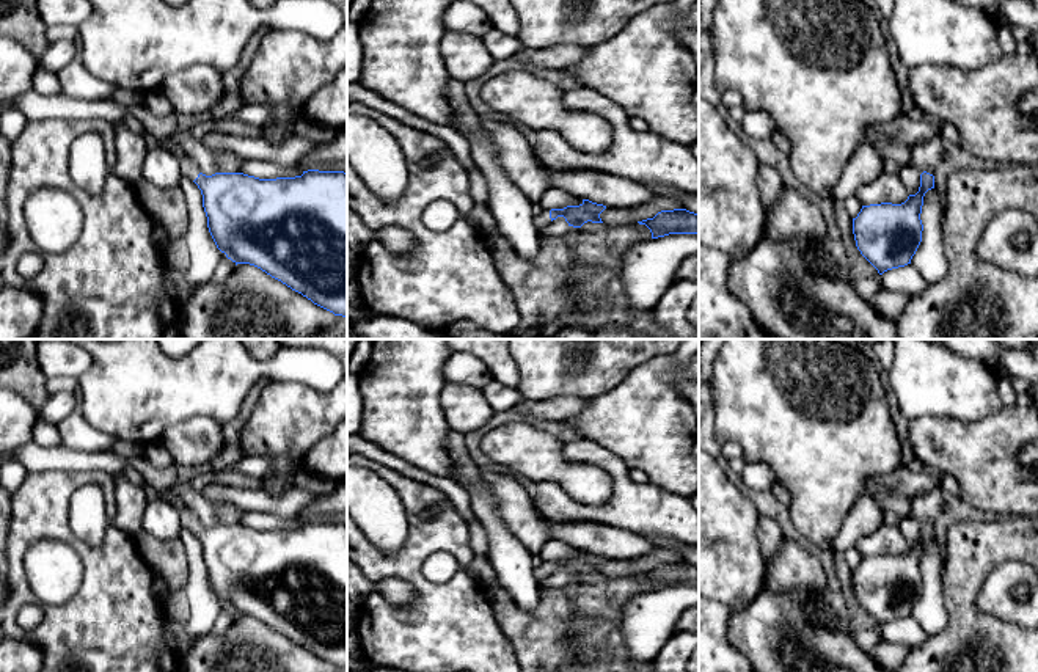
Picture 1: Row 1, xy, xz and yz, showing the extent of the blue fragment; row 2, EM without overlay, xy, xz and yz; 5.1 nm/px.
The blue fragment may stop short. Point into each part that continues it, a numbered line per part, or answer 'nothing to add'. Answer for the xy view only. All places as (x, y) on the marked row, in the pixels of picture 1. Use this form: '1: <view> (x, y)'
1: xy (189, 168)

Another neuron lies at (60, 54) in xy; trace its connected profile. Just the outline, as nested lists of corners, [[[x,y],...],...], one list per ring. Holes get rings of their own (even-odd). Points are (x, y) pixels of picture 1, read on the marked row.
[[[58,41],[47,47],[41,57],[41,66],[50,72],[60,72],[75,58],[79,58],[79,44],[74,41]]]

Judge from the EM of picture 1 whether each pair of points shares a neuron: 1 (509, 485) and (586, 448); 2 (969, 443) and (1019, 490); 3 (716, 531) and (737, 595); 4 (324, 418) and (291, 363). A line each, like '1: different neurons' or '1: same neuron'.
1: different neurons
2: same neuron
3: same neuron
4: different neurons

